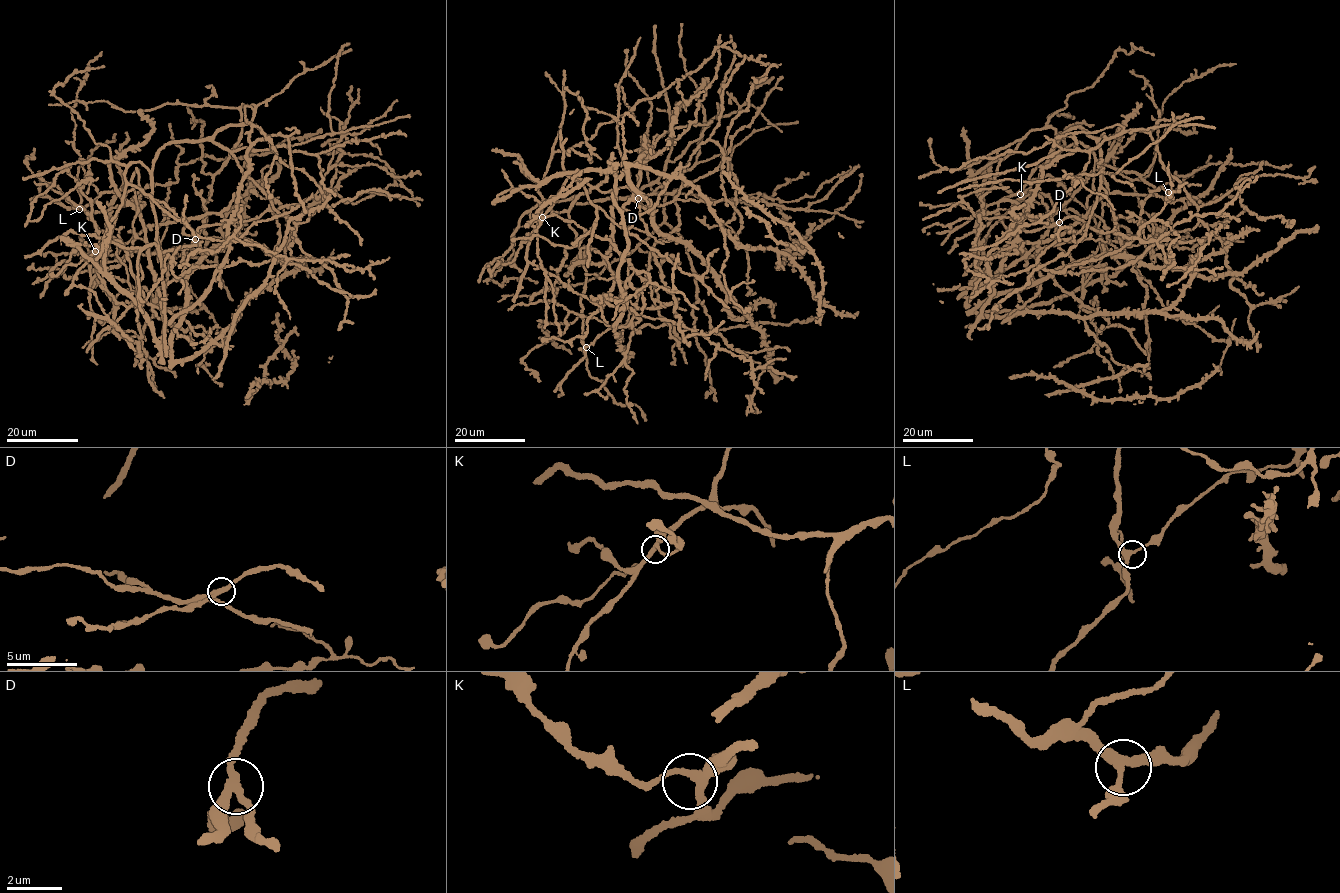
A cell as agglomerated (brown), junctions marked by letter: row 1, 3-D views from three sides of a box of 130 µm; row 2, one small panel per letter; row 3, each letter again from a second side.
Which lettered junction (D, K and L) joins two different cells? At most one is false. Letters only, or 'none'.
D

